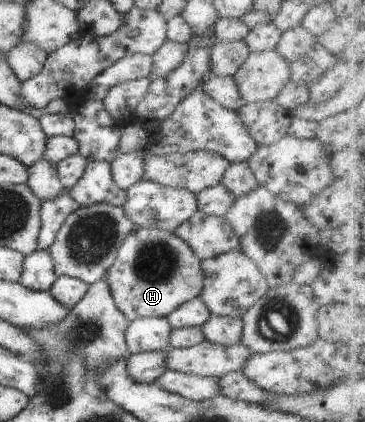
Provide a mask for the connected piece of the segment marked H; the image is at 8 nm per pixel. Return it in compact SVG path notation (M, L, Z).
M136 228L122 243L117 252L114 264L105 274L109 289L117 309L130 323L139 318L168 318L184 303L199 298L204 286L204 275L201 260L194 251L174 232L155 228Z

